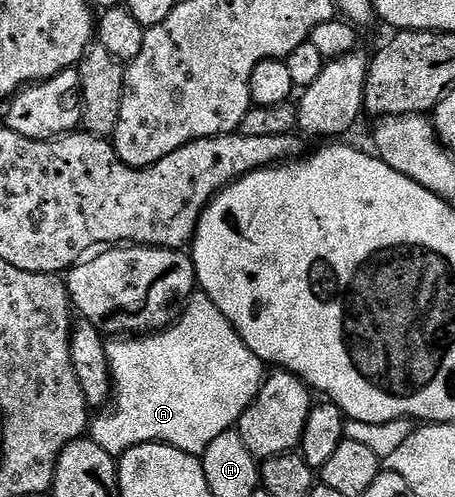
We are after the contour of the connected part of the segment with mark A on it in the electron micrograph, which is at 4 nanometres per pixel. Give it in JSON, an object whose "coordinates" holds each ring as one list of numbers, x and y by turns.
{"coordinates":[[204,293,190,295,183,310,168,327,156,333,146,333,140,337,114,338,112,341,106,342,105,353,109,362,109,376,113,378,113,390,111,402,98,414,102,415,98,419,96,416,92,420,91,438,97,442,99,449,107,449,107,453,114,457,120,457,131,448,144,443,170,443,175,449,183,449,183,453,188,455,198,457,204,455,207,445,211,445,211,441,215,441,215,437,219,437,219,433,227,433,240,424,241,414,255,401,267,374,266,364,262,363,259,357,255,357,255,353,251,353,251,349,247,349,247,345,243,345,243,341,239,337,239,333,235,333,231,321,227,321,227,317,223,317,223,313,219,313,215,301,211,301]]}

